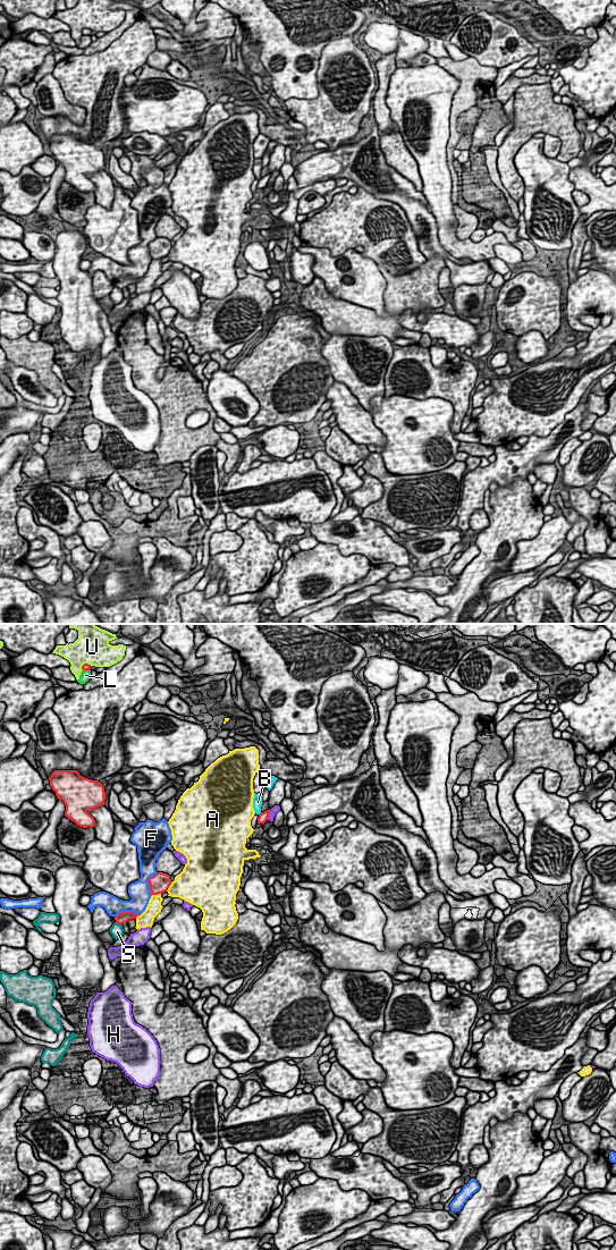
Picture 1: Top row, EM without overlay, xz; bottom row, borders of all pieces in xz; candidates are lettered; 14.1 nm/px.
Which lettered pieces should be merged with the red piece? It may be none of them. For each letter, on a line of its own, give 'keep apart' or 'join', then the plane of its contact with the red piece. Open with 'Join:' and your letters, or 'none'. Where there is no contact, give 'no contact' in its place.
Join: none
A: keep apart; meets red in xz
B: keep apart; meets red in xz
F: keep apart; meets red in xz
H: keep apart; meets red in xz
L: keep apart; meets red in xz
S: keep apart; meets red in xz
U: keep apart; meets red in xz

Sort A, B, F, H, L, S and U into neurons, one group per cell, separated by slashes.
A / B / F / H / L / S / U

